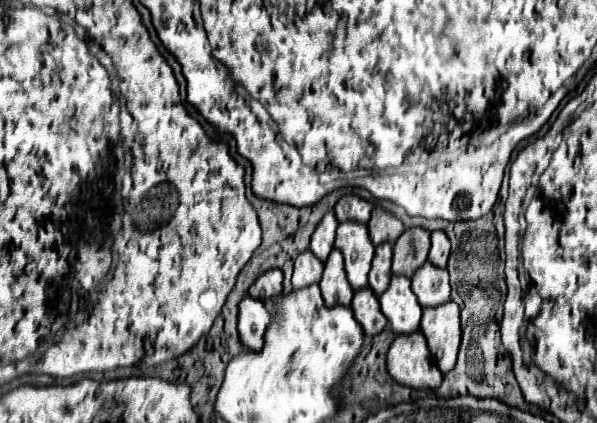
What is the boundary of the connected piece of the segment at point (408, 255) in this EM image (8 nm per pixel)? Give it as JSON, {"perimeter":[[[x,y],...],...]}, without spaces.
{"perimeter":[[[422,227],[406,229],[394,243],[392,273],[412,277],[424,265],[430,251],[430,233]]]}

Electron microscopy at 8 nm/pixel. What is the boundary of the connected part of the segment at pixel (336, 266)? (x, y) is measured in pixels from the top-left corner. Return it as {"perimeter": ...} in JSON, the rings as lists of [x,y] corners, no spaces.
{"perimeter":[[[334,249],[330,253],[328,261],[324,263],[324,275],[322,275],[322,281],[318,285],[320,285],[326,307],[334,307],[334,305],[348,307],[350,305],[354,291],[346,279],[344,259],[342,259],[338,249]]]}

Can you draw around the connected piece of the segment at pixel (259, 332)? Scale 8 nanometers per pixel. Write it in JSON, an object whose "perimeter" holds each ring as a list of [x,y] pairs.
{"perimeter":[[[244,297],[238,315],[238,333],[242,345],[250,351],[260,351],[268,325],[270,325],[270,313],[266,305],[252,297]]]}

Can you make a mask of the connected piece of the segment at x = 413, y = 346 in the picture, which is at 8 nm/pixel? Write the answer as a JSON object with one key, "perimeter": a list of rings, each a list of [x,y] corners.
{"perimeter":[[[420,331],[412,335],[398,335],[388,353],[386,367],[390,377],[410,389],[436,389],[442,383],[442,373],[430,359],[426,339]]]}

